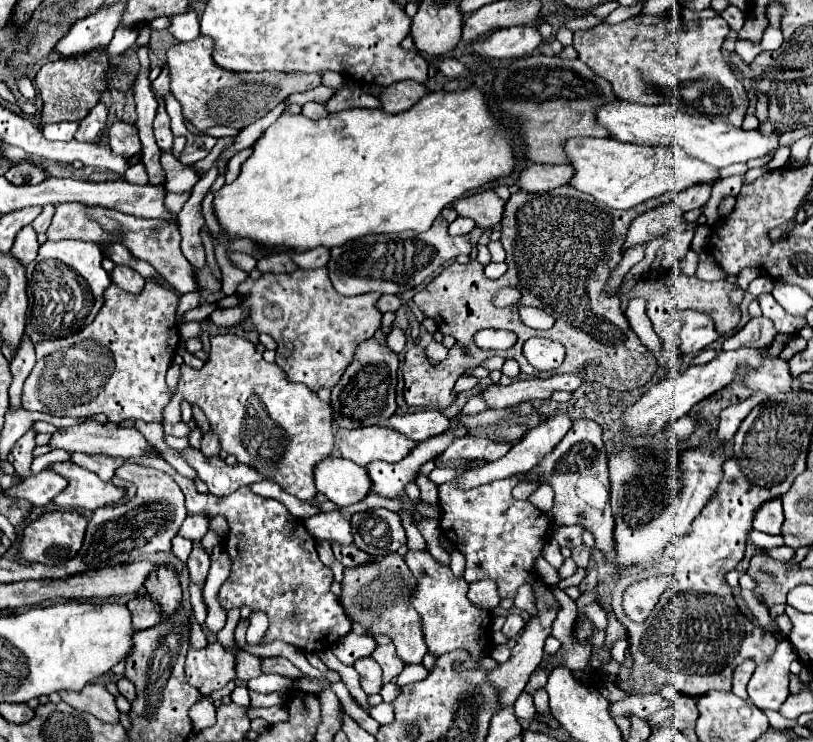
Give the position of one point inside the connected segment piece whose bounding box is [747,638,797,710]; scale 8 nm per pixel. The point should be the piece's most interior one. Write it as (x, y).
(769, 686)

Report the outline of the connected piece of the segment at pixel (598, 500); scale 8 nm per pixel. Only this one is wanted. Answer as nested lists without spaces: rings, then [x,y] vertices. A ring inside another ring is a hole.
[[[575,420],[573,428],[563,436],[563,440],[535,466],[531,468],[527,474],[517,474],[519,480],[527,480],[527,482],[535,482],[541,484],[537,480],[537,476],[545,476],[545,484],[549,484],[555,492],[555,502],[553,508],[547,512],[549,518],[559,524],[559,526],[571,526],[571,524],[579,524],[587,530],[593,532],[595,536],[595,544],[597,548],[605,554],[611,556],[615,552],[615,538],[613,538],[613,514],[611,514],[611,504],[609,504],[609,468],[607,468],[607,452],[601,440],[601,426],[593,420]]]

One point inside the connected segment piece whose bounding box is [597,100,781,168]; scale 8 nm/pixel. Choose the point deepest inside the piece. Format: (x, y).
(718, 143)

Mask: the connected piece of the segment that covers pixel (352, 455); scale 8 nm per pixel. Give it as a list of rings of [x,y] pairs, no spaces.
[[[365,426],[359,430],[345,430],[335,434],[337,448],[343,458],[353,460],[359,466],[365,466],[375,460],[399,462],[411,452],[417,442],[397,432],[391,426]]]

